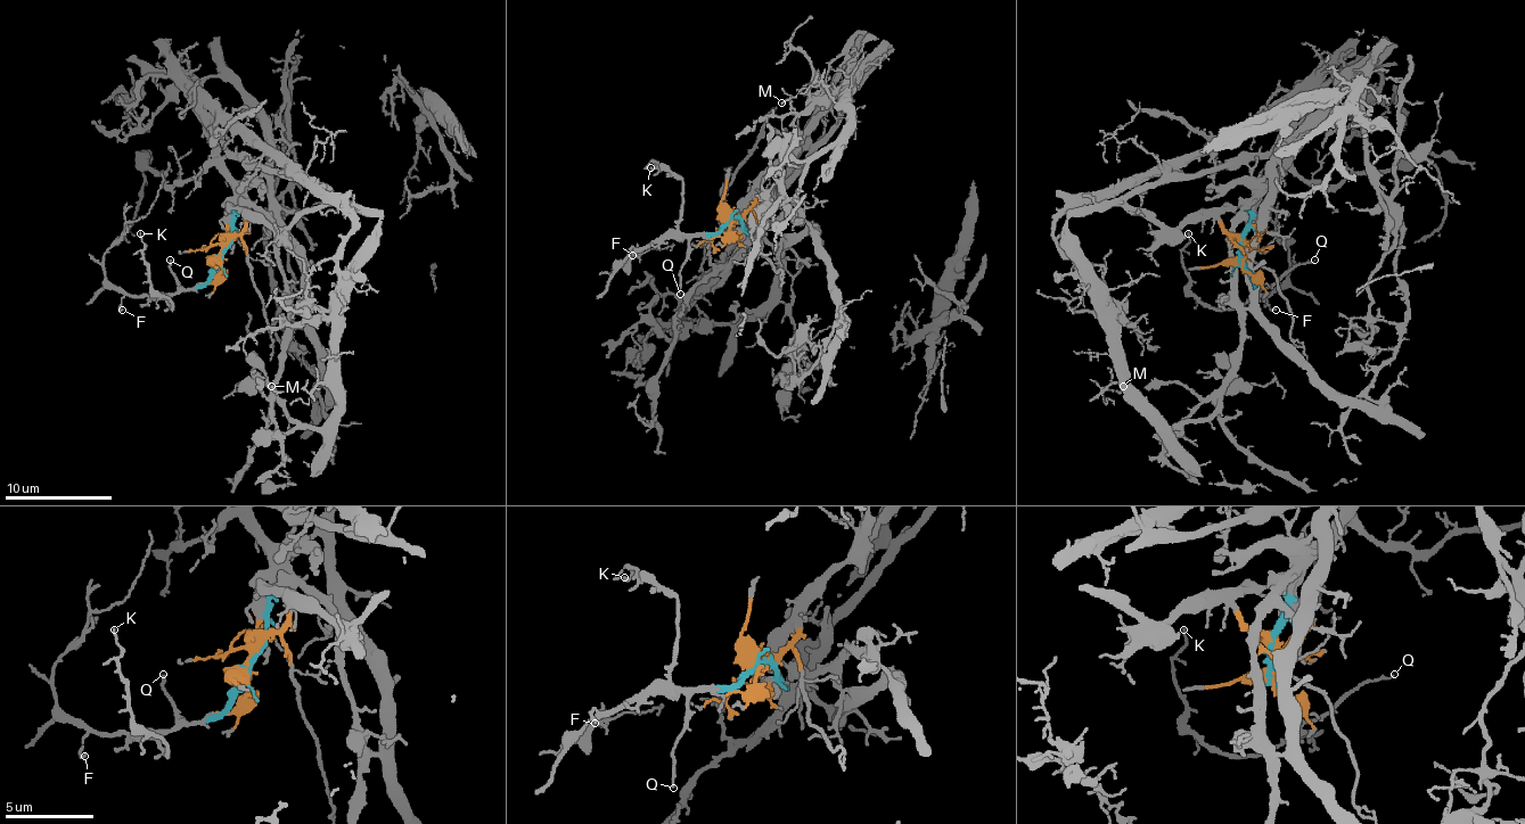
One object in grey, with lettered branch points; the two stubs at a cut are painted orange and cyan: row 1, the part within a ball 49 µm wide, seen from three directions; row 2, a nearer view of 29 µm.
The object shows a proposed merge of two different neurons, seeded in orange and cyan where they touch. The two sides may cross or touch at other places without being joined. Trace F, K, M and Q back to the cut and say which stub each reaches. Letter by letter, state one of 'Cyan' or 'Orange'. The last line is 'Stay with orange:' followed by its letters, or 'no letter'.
F: Cyan
K: Cyan
M: Orange
Q: Cyan
Stay with orange: M

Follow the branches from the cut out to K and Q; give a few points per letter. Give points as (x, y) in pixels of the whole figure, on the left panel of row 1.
K: (223, 254), (219, 268), (205, 281), (167, 299), (173, 307), (154, 289), (144, 264), (140, 232)
Q: (223, 254), (219, 268), (202, 283), (186, 289), (178, 286), (170, 270), (170, 260)

